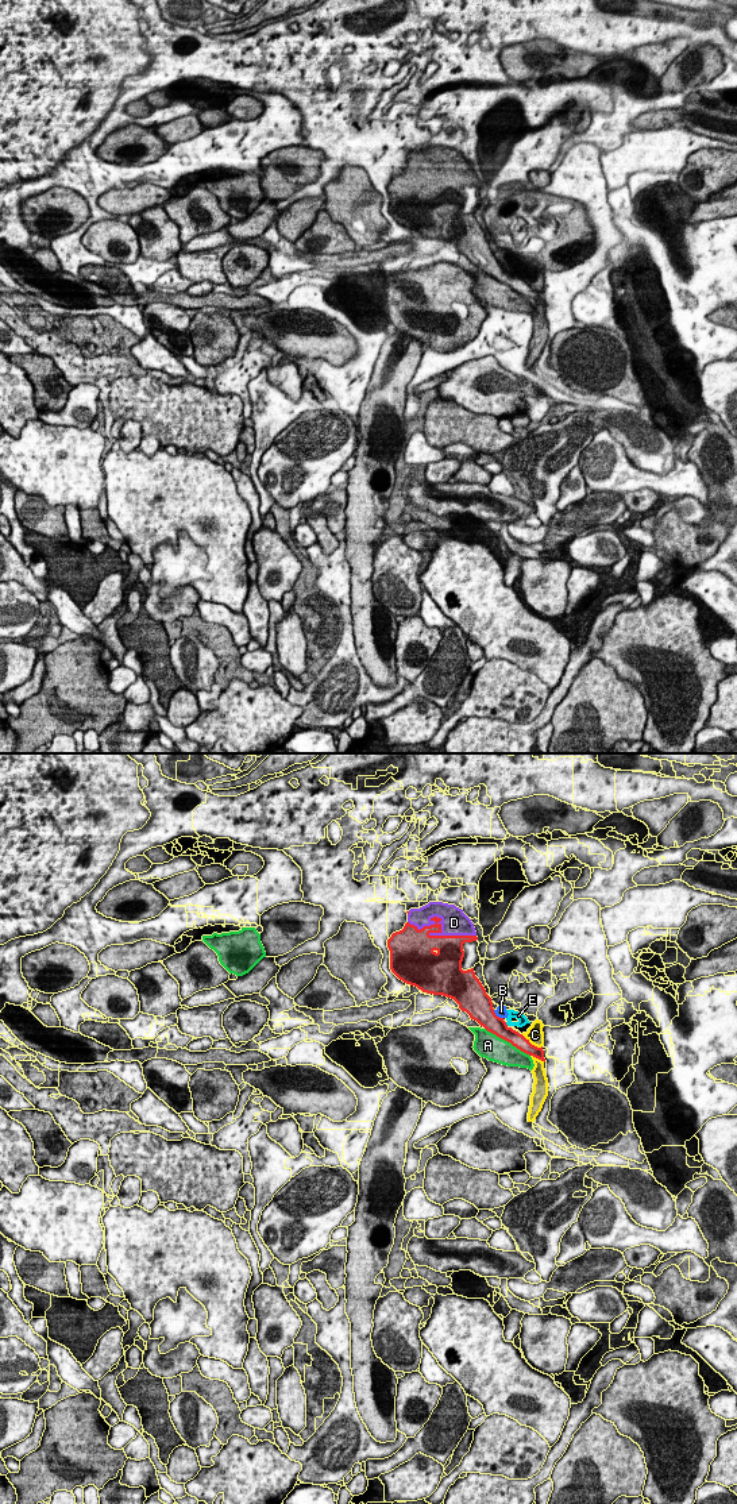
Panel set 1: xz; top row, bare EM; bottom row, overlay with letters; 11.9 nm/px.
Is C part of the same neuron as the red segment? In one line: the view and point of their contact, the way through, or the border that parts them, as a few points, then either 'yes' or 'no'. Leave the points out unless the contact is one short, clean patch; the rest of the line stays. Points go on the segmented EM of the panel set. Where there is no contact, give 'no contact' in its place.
meets red in xz at (531, 1044); border along xz (521, 1034), (532, 1044), (541, 1046); no

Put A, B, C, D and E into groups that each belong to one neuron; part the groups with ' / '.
A / B C E / D

